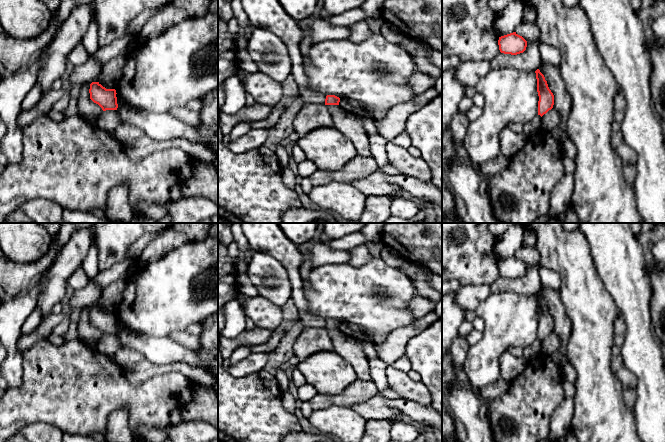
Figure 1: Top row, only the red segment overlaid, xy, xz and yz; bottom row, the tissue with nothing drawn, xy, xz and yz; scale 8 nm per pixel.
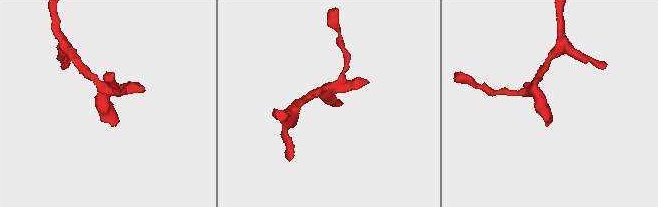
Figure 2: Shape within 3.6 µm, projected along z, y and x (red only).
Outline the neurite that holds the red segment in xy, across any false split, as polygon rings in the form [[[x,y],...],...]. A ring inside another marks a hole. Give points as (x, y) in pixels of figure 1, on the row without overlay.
[[[92,306],[89,317],[90,323],[98,328],[103,335],[117,334],[117,317],[115,313],[106,313],[99,306]]]

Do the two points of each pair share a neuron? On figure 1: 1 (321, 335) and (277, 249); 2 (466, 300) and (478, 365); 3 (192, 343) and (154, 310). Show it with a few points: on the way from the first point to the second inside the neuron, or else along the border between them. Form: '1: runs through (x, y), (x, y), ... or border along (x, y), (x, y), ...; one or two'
1: border along (324, 327), (304, 328); two
2: border along (491, 293), (478, 305), (475, 311); two
3: border along (185, 329), (174, 331), (168, 337); two

